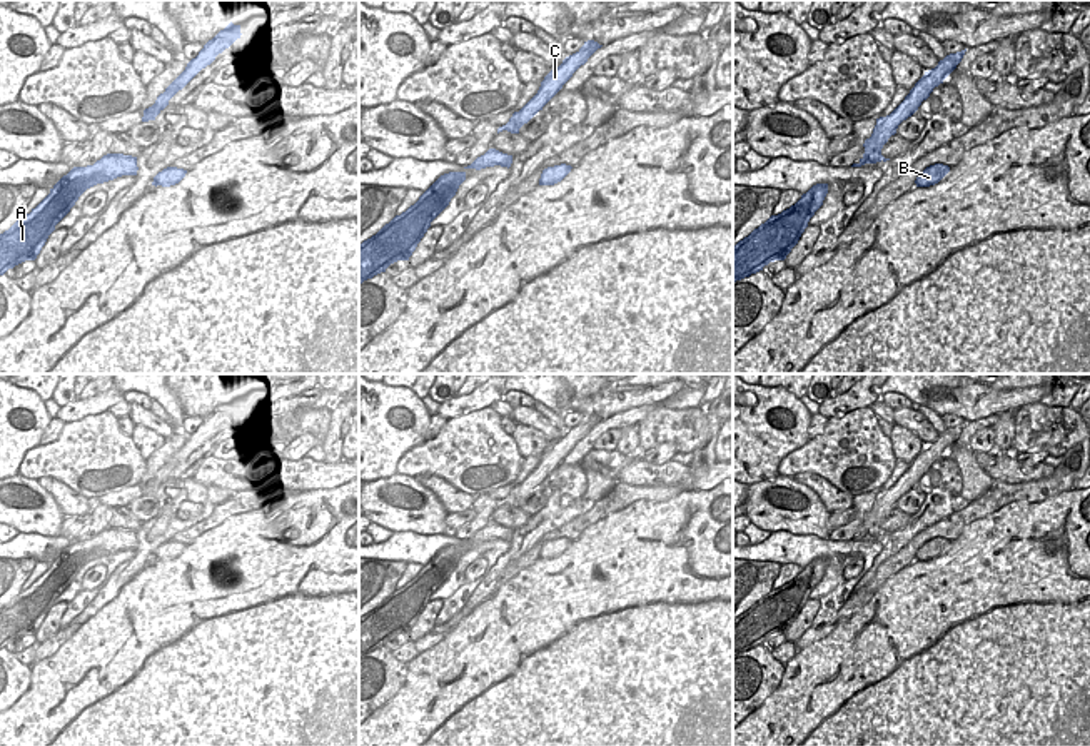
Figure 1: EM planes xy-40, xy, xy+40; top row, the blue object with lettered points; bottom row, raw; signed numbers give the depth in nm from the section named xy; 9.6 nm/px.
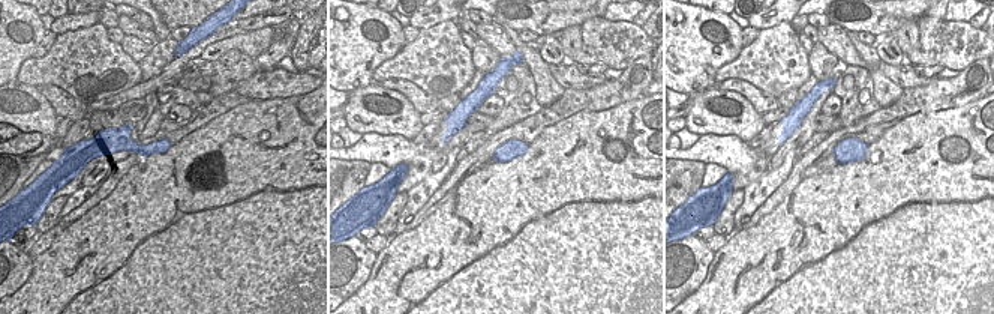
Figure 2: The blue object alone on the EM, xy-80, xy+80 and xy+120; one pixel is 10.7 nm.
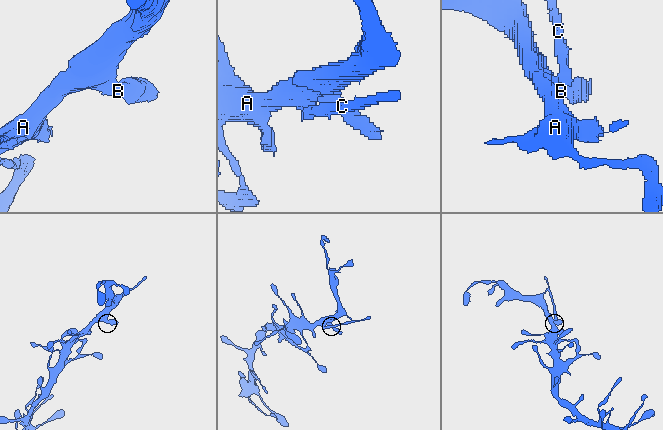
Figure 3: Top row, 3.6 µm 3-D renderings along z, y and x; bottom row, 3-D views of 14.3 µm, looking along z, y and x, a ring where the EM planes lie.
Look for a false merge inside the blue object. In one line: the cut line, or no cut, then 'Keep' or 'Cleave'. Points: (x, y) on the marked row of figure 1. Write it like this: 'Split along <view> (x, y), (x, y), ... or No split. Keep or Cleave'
Split along xy+40 (863, 154), (868, 157), (868, 162). Cleave

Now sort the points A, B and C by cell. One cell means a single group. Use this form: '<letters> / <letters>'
A B / C

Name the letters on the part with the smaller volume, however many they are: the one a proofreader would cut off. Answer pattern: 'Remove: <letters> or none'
Remove: C

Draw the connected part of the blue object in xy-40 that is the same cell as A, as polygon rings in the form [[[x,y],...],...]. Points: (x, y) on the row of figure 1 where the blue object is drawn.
[[[107,154],[93,165],[73,167],[30,214],[0,234],[0,275],[25,260],[35,260],[55,225],[87,189],[122,175],[137,175],[137,170],[137,157],[124,154]]]

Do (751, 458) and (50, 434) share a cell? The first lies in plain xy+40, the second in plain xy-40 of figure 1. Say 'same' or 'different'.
different

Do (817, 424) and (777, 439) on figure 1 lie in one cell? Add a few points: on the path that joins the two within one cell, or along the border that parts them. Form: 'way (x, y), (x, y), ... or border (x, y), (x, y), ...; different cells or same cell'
border (812, 416), (808, 438); different cells

